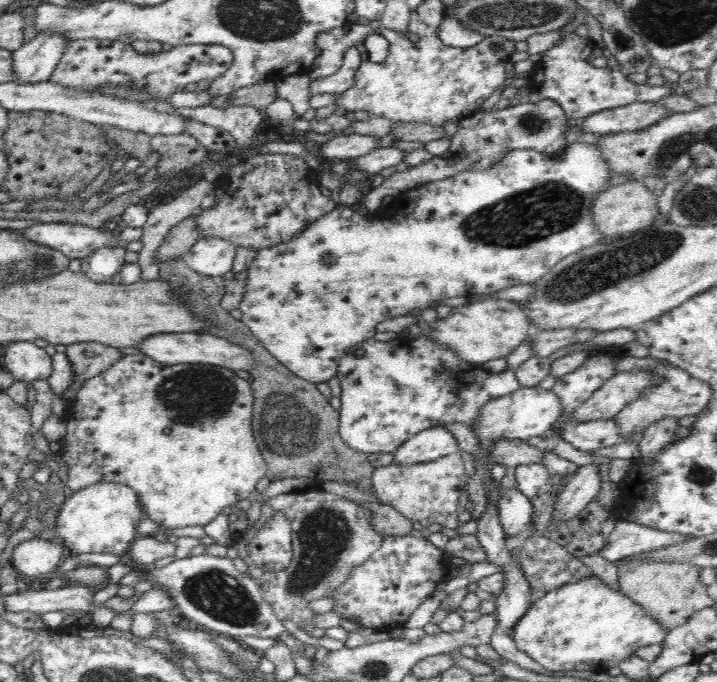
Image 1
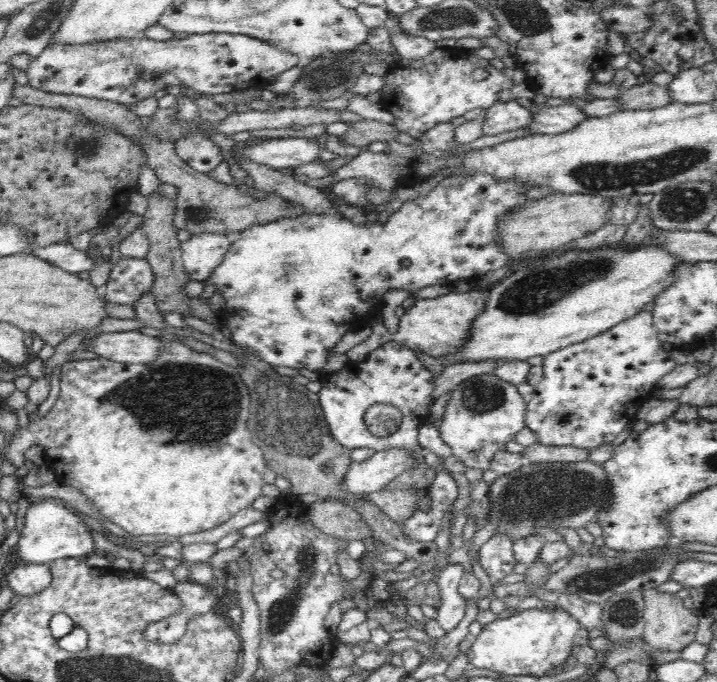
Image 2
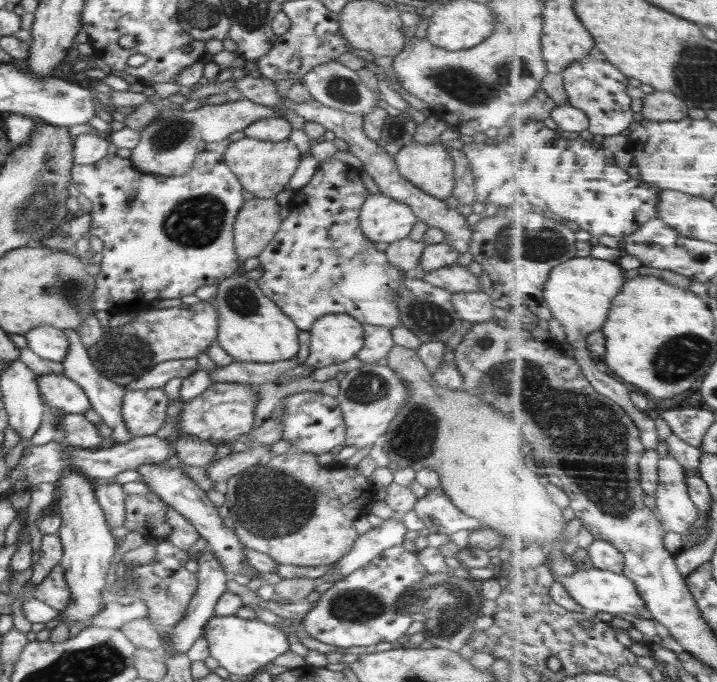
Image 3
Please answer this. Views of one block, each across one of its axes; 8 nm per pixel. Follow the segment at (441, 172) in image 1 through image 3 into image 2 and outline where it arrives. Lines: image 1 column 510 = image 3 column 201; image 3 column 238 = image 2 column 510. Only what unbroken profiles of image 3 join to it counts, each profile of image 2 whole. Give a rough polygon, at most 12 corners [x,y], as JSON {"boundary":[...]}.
{"boundary":[[516,99],[487,108],[483,133],[526,129],[531,110]]}

